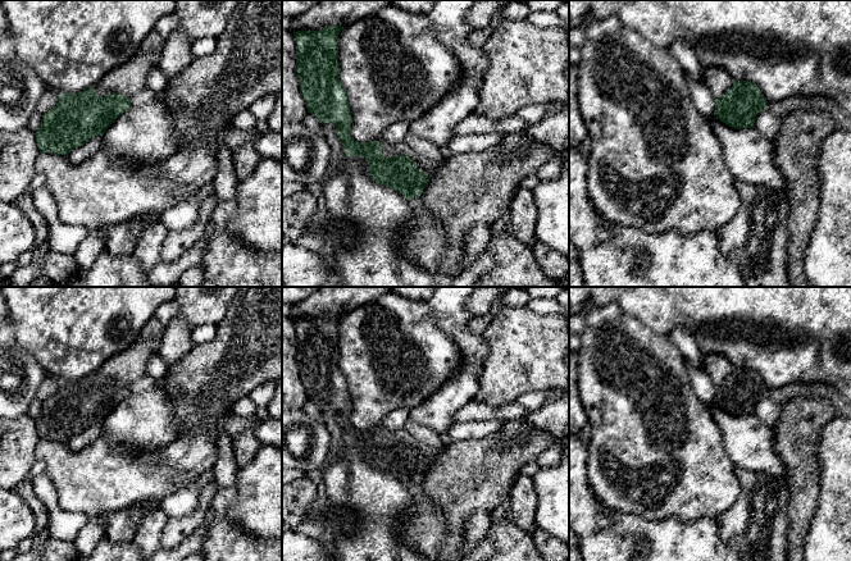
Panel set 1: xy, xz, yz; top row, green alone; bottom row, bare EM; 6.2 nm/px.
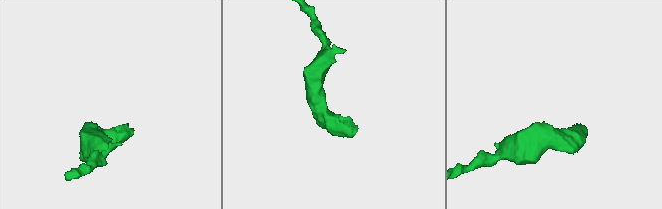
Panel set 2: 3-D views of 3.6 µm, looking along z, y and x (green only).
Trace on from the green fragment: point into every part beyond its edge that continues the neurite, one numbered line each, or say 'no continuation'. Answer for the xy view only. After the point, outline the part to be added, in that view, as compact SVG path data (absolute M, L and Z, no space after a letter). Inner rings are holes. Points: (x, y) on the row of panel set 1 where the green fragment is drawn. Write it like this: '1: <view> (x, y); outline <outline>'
1: xy (130, 78); outline M150 32L131 60L112 69L95 85L95 92L101 99L108 94L123 94L128 100L141 92L146 88L147 73L154 69L154 56L163 51L164 45L158 32Z

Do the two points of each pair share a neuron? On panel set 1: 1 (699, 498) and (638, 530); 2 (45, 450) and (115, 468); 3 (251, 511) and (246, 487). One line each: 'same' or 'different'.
1: different
2: same
3: same

